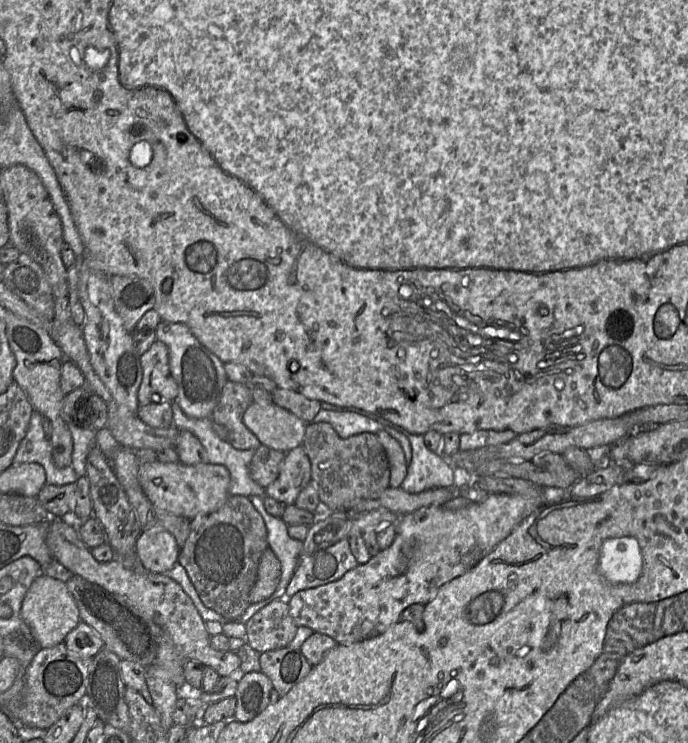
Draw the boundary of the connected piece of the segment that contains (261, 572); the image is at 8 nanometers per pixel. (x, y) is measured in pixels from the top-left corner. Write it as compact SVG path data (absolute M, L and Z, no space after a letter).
M268 547L259 562L257 579L249 595L250 602L256 603L269 597L277 588L280 577L280 561L273 550Z

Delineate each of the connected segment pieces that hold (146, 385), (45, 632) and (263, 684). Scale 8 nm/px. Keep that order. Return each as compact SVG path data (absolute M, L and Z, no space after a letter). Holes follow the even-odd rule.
M156 339L140 356L140 364L143 377L138 390L139 405L176 401L178 385L170 371L169 349L166 344ZM153 394L159 395L159 401L151 401Z
M44 573L38 575L27 590L21 607L21 618L31 628L41 648L64 643L67 634L81 621L78 607L66 583Z
M262 671L246 673L237 683L234 718L239 722L253 720L280 698L272 681Z

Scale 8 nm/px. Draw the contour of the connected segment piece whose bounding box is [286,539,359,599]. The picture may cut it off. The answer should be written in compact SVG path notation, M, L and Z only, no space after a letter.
M342 539L309 555L303 554L302 551L287 586L286 599L301 590L337 581L358 564L350 550L348 539Z

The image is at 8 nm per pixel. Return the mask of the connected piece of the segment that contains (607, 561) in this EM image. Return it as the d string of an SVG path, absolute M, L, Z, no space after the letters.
M628 537L607 539L599 544L598 571L614 584L634 583L642 572L643 559L636 541Z

